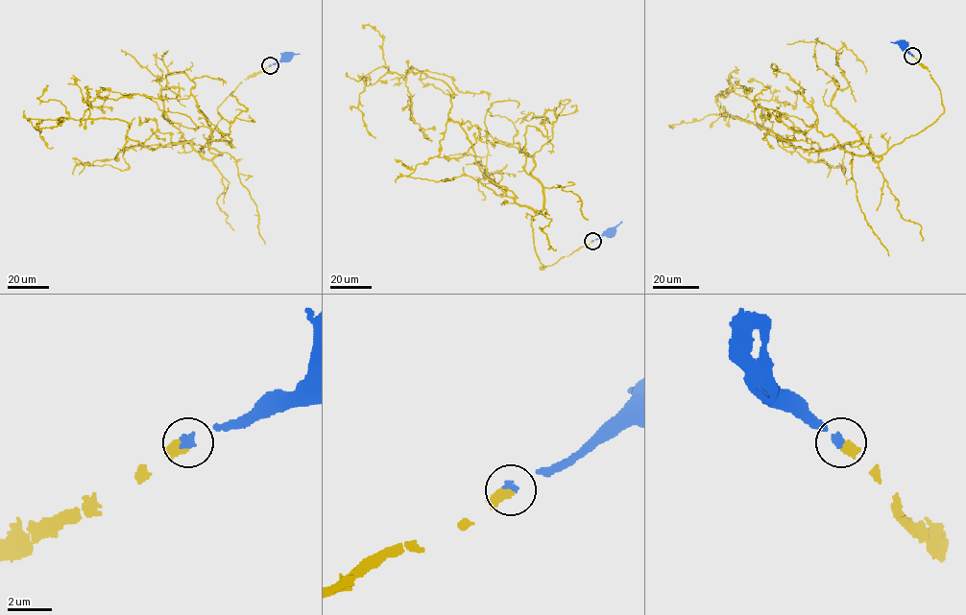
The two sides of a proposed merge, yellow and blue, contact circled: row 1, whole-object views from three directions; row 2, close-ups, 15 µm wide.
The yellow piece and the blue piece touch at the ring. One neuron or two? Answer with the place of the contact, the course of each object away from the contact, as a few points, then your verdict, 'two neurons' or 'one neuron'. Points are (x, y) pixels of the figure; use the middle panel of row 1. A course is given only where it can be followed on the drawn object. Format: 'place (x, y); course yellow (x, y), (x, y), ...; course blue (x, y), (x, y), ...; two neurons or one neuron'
place (592, 241); course yellow (592, 241), (541, 269), (538, 214), (483, 174), (448, 115), (451, 89), (412, 66), (411, 115), (429, 140); course blue (592, 241), (608, 233); one neuron

